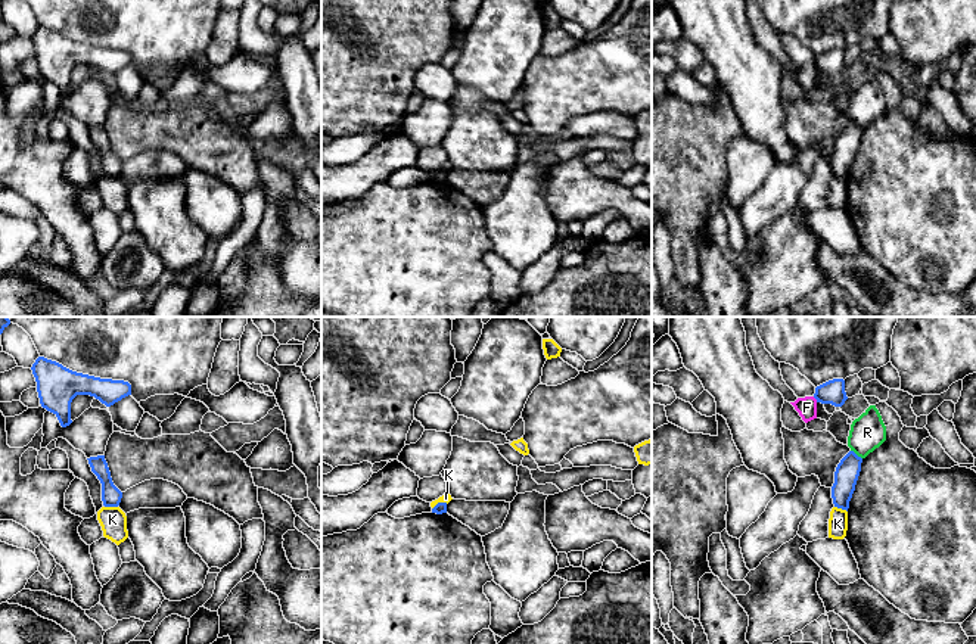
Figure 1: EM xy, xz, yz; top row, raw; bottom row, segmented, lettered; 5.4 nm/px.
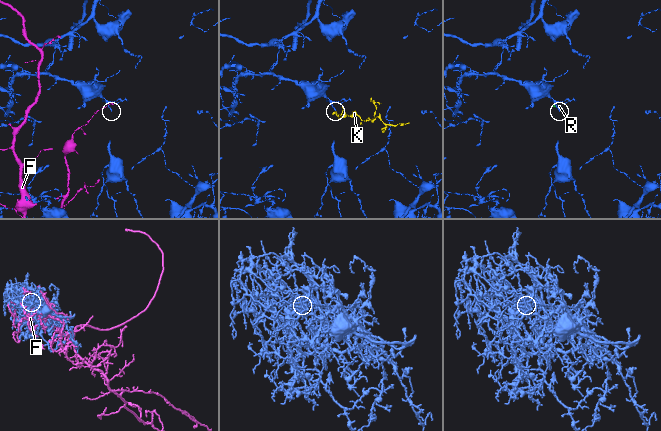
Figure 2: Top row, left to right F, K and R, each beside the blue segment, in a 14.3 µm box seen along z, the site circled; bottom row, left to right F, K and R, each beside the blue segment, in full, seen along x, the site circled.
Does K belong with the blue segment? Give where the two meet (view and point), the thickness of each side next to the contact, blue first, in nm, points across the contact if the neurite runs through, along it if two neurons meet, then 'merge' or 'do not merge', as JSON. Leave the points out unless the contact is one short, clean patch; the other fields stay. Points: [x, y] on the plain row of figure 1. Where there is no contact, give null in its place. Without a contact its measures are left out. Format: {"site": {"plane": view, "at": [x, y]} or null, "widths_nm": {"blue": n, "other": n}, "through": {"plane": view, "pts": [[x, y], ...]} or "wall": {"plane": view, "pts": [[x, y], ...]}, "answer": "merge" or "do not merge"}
{"site": {"plane": "xz", "at": [440, 173]}, "widths_nm": {"blue": 60, "other": 50}, "wall": {"plane": "xz", "pts": [[447, 173], [438, 173], [432, 179]]}, "answer": "do not merge"}

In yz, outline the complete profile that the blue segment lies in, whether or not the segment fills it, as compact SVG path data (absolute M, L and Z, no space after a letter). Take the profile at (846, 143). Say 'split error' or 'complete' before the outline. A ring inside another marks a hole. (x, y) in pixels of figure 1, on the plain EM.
complete; M849 121L837 134L834 141L834 153L832 156L833 174L837 178L849 178L849 171L855 161L855 155L861 141L862 128Z

